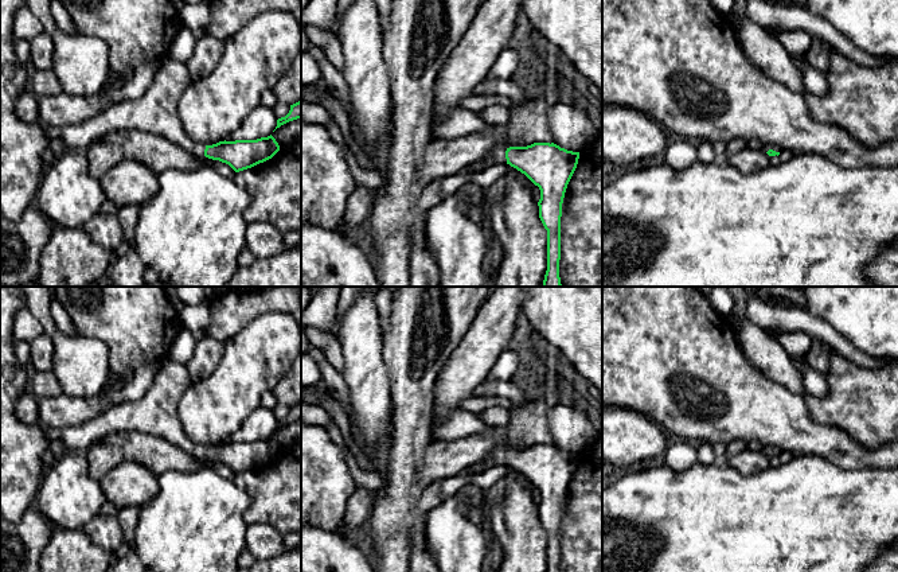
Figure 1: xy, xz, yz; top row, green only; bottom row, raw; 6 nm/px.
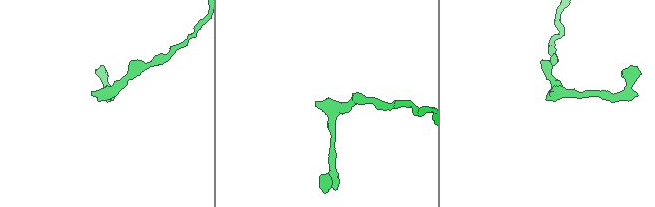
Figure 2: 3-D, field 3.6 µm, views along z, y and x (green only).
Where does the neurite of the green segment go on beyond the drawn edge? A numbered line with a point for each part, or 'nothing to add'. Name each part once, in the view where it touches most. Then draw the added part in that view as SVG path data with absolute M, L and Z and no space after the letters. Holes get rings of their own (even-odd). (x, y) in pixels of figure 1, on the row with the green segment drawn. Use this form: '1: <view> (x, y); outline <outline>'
1: xz (498, 156); outline M496 148L491 155L483 157L480 162L475 163L471 167L477 167L479 164L487 163L489 160L492 162L492 166L504 164L507 163L505 151L507 148Z

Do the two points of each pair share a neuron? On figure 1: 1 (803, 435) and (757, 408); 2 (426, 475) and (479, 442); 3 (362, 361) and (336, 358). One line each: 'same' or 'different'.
1: same
2: same
3: different

